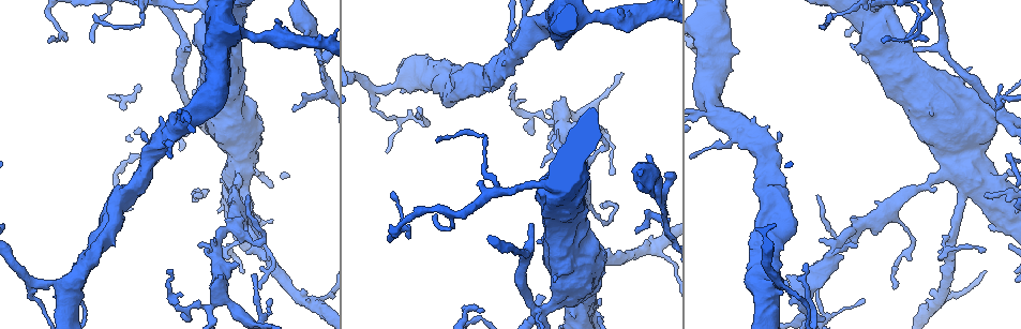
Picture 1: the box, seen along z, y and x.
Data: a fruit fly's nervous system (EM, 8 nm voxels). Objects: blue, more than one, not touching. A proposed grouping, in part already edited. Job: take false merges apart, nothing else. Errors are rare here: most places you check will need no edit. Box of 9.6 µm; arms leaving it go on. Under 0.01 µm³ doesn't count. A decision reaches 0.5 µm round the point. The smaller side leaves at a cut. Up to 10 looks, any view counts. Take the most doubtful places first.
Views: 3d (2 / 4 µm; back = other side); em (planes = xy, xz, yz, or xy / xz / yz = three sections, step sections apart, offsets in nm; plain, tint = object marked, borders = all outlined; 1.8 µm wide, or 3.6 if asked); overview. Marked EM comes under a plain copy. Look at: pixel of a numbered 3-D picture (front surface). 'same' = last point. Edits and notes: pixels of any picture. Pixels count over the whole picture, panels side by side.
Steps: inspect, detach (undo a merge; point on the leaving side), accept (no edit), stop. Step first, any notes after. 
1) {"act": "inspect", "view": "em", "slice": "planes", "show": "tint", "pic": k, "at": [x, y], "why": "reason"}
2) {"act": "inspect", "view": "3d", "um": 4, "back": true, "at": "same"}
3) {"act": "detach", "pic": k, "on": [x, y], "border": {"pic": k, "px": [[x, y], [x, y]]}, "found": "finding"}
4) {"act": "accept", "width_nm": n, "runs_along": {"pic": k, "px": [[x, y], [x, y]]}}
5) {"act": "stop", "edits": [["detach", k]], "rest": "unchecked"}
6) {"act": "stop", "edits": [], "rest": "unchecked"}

{"act": "inspect", "view": "em", "slice": "planes", "show": "tint", "pic": 1, "at": [1000, 117], "why": "thin arm on a thick one"}

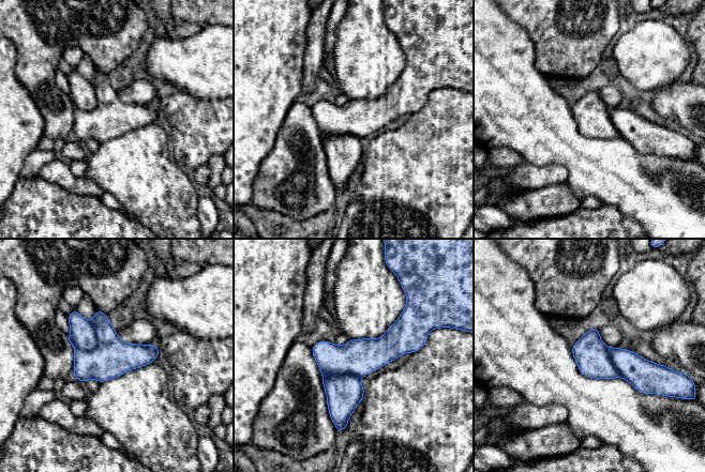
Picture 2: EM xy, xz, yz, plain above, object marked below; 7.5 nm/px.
{"act": "accept", "runs_along": {"pic": 2, "px": [[417, 347], [376, 352], [334, 419]]}, "found": "one neuron here"}

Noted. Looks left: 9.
{"act": "inspect", "view": "3d", "um": 4, "pic": 1, "at": [316, 51]}

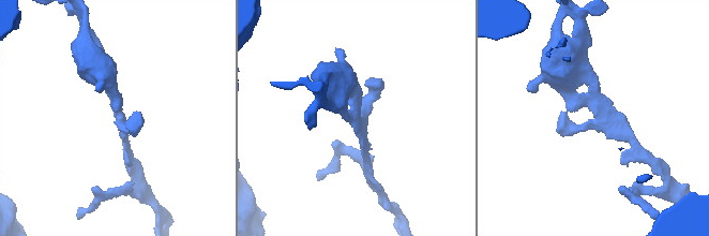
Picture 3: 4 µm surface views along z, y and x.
{"act": "inspect", "view": "em", "slice": "planes", "show": "tint", "pic": 3, "at": [358, 123], "arms": 3, "why": "now the EM"}

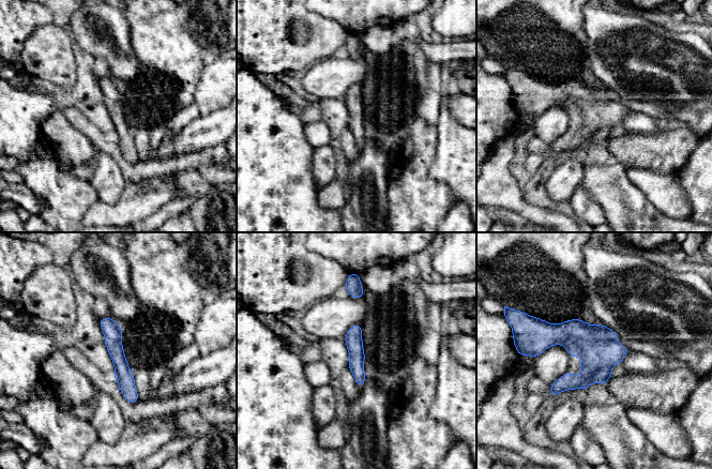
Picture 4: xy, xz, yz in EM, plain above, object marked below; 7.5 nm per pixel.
{"act": "accept", "runs_along": {"pic": 4, "px": [[104, 320], [134, 399]]}, "found": "one neuron here"}

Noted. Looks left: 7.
{"act": "inspect", "view": "3d", "um": 4, "pic": 1, "at": [873, 46], "why": "sharp bend"}

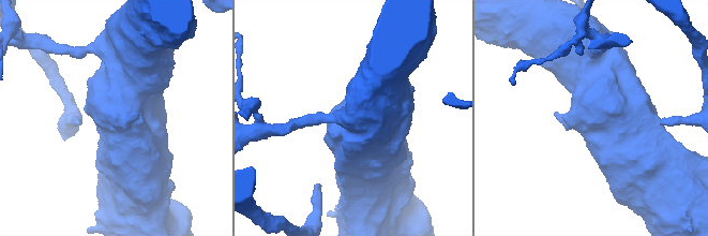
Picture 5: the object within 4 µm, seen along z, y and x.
{"act": "inspect", "view": "em", "um": 3.6, "slice": "xy", "step": 16, "show": "tint", "pic": 5, "at": [122, 120], "why": "shape alone is not enough"}

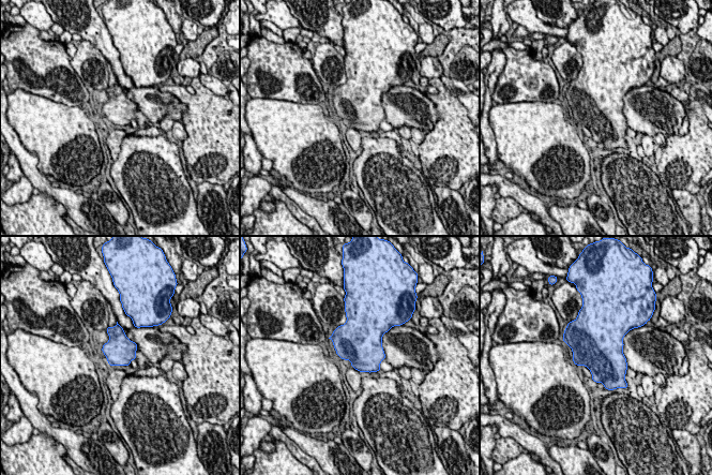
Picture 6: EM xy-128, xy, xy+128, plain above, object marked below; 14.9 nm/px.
{"act": "inspect", "view": "em", "um": 3.6, "slice": "planes", "show": "tint", "at": "same", "why": "another direction"}

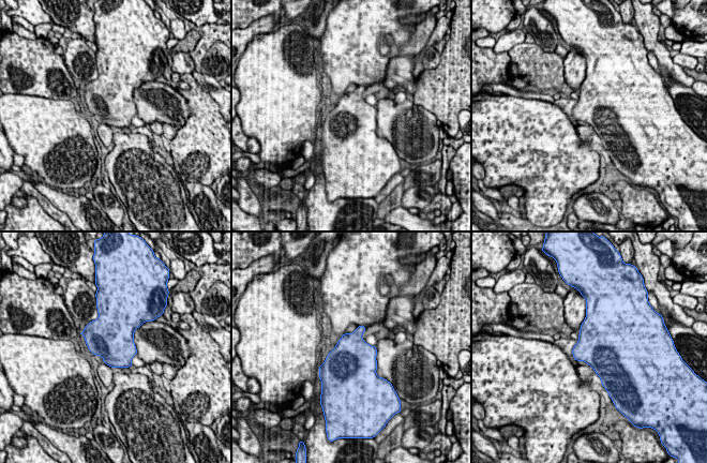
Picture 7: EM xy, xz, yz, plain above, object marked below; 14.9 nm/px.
{"act": "accept", "width_nm": 600, "found": "continuous, no second neuron"}

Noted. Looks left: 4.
{"act": "inspect", "view": "em", "slice": "xy", "step": 8, "show": "tint", "pic": 1, "at": [788, 291], "why": "side arm on a straight run"}

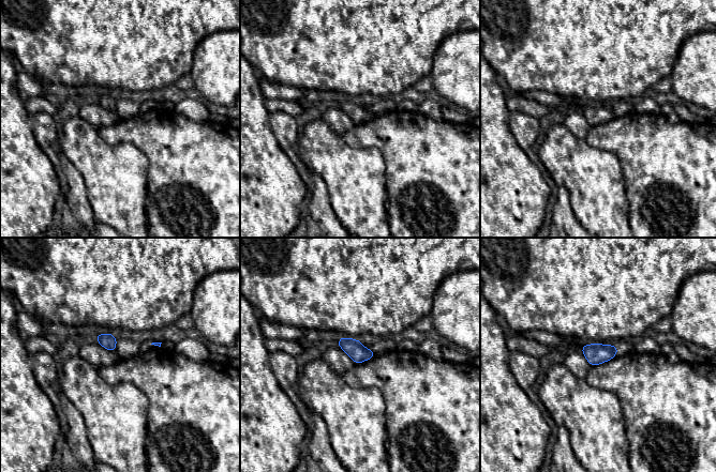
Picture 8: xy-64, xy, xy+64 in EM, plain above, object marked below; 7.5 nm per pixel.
{"act": "inspect", "view": "em", "slice": "planes", "show": "borders", "at": "same"}

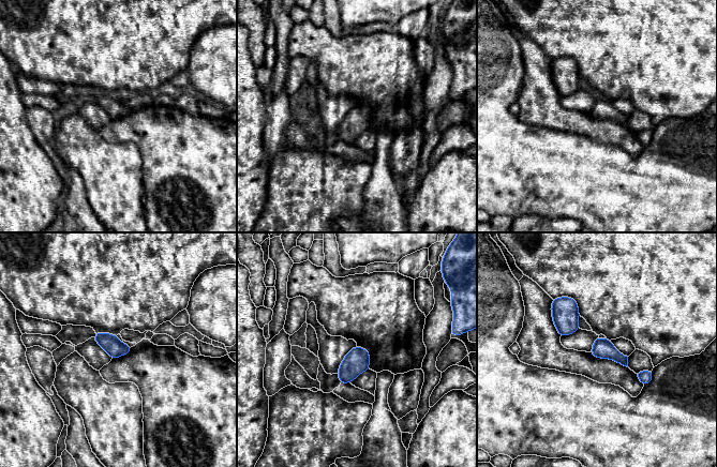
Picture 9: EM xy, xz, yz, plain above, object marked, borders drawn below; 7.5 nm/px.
{"act": "accept", "found": "all the same neuron"}

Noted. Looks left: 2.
{"act": "stop", "edits": [], "rest": "unchecked"}

